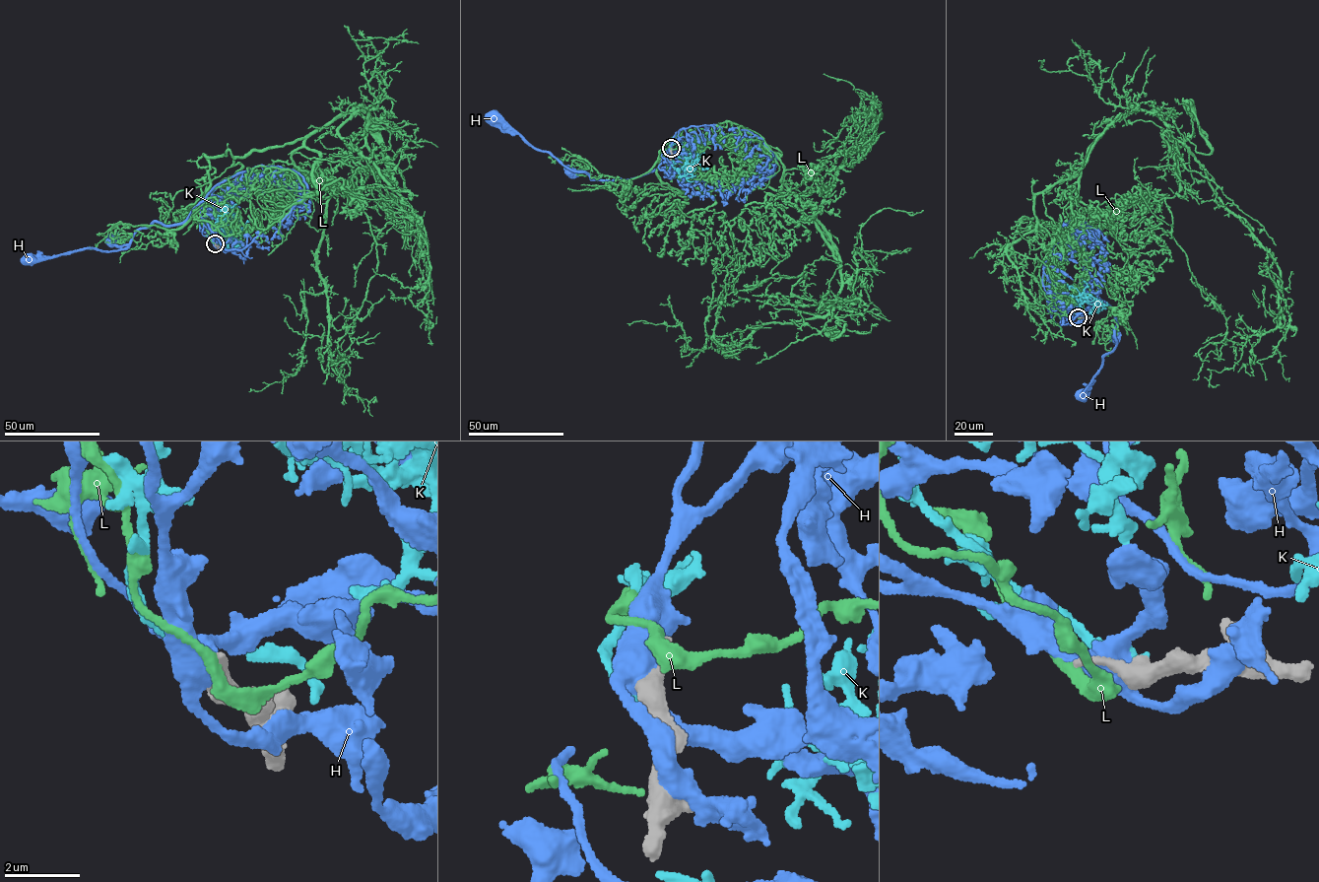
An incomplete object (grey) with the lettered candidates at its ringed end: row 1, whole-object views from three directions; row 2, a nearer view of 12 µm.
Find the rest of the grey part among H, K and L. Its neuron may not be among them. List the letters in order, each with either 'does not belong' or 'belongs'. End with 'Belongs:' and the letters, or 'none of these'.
H: does not belong
K: does not belong
L: does not belong
Belongs: none of these

